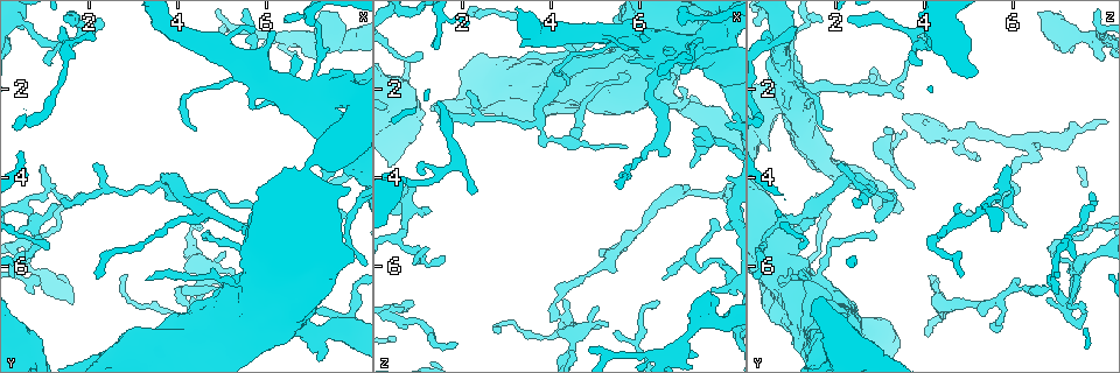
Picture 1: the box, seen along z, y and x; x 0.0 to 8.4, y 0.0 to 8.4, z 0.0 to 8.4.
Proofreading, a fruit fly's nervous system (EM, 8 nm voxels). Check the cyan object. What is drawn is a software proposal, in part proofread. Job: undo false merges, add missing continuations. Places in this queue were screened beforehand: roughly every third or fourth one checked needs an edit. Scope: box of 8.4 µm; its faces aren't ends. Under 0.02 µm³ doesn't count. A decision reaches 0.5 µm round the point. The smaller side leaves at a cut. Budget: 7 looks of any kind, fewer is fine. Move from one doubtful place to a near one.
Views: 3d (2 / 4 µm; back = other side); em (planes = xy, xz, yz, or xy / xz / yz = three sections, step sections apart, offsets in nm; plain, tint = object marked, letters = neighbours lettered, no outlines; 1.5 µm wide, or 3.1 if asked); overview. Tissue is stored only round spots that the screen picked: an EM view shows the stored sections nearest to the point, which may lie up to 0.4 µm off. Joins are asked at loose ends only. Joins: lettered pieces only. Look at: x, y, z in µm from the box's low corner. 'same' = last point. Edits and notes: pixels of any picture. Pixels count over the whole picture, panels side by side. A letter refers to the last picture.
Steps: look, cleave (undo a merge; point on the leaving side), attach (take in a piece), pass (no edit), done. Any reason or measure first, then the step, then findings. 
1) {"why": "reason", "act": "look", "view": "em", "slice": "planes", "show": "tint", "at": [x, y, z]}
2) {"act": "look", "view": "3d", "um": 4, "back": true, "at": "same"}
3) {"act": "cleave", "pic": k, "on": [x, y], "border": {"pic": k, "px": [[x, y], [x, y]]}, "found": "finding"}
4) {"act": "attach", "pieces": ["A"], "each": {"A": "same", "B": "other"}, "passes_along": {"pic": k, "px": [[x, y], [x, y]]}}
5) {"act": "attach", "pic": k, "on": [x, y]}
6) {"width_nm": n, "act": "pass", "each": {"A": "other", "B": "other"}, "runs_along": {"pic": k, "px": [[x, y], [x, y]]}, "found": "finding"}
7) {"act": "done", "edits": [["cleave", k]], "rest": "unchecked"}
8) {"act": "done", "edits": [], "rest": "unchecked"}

{"act": "look", "view": "3d", "um": 4, "at": [6.75, 7.45, 2.25]}

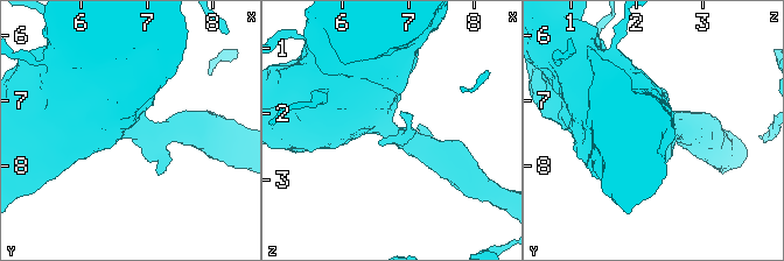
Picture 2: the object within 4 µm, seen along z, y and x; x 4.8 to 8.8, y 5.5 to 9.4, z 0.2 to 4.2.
{"why": "now the EM", "act": "look", "view": "em", "slice": "planes", "show": "letters", "at": [6.80, 7.40, 2.25]}

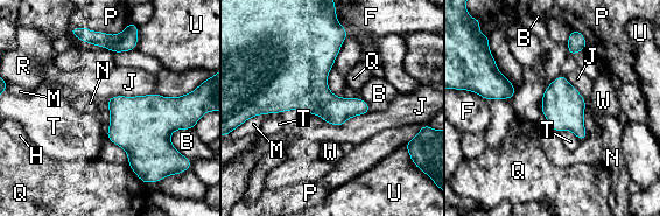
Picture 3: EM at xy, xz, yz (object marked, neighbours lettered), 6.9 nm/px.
{"act": "pass", "each": {"B": "other", "F": "other", "H": "other", "J": "other", "M": "other", "N": "other", "P": "other", "Q": "other", "R": "other", "T": "other", "U": "other", "W": "other"}, "border": {"pic": 3, "px": [[127, 164], [138, 176]]}, "found": "continuous, no second neuron"}

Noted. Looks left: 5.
{"act": "look", "view": "3d", "um": 4, "at": [0.80, 5.45, 4.25]}

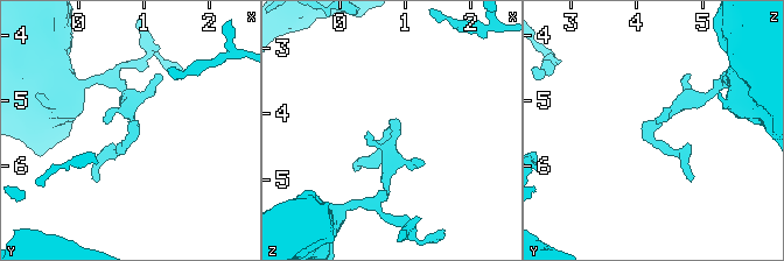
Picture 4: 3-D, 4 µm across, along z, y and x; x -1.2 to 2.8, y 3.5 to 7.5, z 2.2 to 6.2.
{"act": "look", "view": "em", "slice": "yz", "step": 4, "show": "tint", "at": [0.85, 5.45, 4.20]}

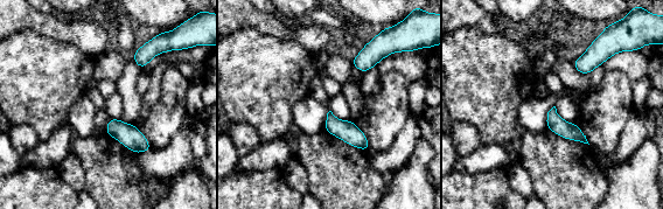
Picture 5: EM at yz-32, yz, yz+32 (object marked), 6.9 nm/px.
{"act": "look", "view": "em", "slice": "xy", "step": 8, "show": "letters", "at": "same"}

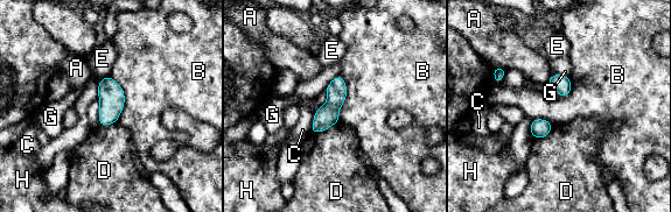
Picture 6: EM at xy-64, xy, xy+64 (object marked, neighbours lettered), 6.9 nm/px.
{"act": "pass", "each": {"A": "other", "B": "other", "C": "other", "D": "other", "E": "other", "G": "other", "H": "other"}, "border": {"pic": 6, "px": [[110, 75], [124, 92], [117, 122]]}, "found": "all the same neuron"}

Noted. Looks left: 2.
{"act": "done", "edits": [], "rest": "unchecked"}

